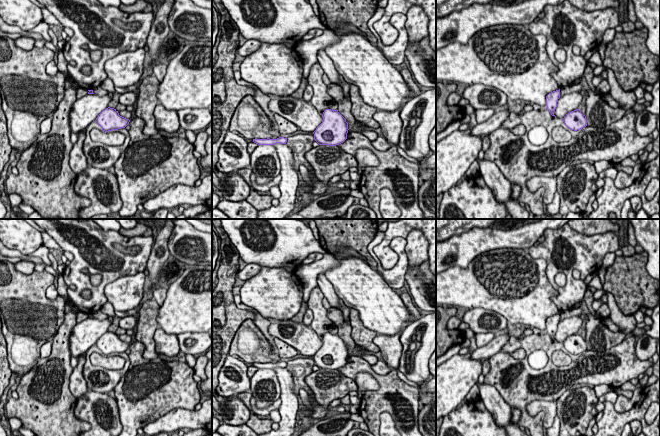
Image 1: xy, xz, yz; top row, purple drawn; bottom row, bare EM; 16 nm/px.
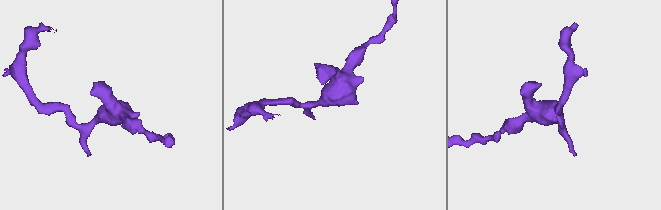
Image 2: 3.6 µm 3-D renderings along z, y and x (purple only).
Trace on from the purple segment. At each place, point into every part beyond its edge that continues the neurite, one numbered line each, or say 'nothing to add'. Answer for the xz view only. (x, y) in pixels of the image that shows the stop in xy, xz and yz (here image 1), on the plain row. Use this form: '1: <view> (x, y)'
nothing to add

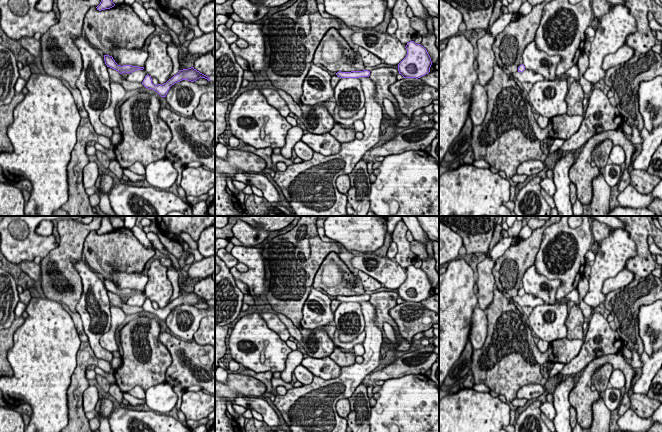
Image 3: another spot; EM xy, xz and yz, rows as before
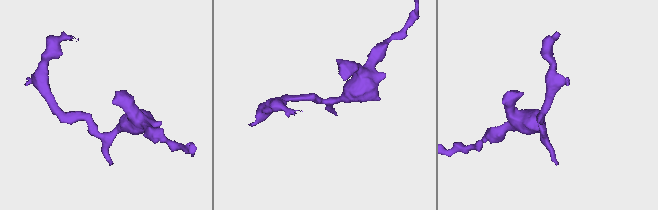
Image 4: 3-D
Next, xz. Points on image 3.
nothing to add

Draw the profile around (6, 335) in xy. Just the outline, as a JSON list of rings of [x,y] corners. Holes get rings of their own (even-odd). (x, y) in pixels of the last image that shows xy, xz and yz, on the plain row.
[[[16,317],[12,325],[0,331],[0,378],[12,377],[14,372],[7,359],[8,351],[13,347],[14,332],[24,324],[25,318]]]

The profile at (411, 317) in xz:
[[[403,302],[389,311],[399,327],[400,337],[411,341],[417,333],[439,324],[439,315],[426,309],[420,302]]]

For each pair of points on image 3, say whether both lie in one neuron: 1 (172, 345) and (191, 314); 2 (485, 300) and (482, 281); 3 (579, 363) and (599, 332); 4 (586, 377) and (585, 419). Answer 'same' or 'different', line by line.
1: different
2: same
3: same
4: same

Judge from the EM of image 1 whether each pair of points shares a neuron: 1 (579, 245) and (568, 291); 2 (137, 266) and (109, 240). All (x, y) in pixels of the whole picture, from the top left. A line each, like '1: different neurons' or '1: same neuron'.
1: same neuron
2: same neuron

